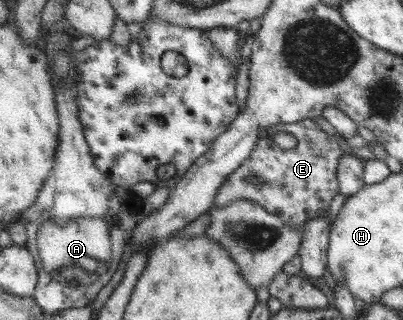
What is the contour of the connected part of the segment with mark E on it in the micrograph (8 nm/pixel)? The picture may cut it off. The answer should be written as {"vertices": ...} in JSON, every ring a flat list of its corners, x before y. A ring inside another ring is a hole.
{"vertices":[[313,118,296,123,276,123,266,130,267,136,257,138,248,157,226,176,226,181,222,181,214,194,213,205,222,207,238,199,248,200,278,216,291,228,302,226,321,211,327,211,330,200,339,193,336,166,345,152,340,150,336,136,322,131],[277,131,289,132,296,138,296,145,289,150,276,146,272,136]]}

